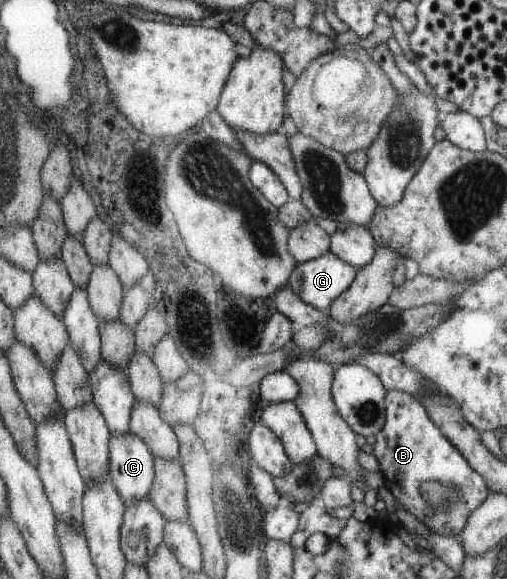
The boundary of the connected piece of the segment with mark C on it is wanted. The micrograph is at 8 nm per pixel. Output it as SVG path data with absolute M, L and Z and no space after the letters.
M132 431L114 432L110 445L111 475L128 507L150 495L155 479L155 456L144 439Z

